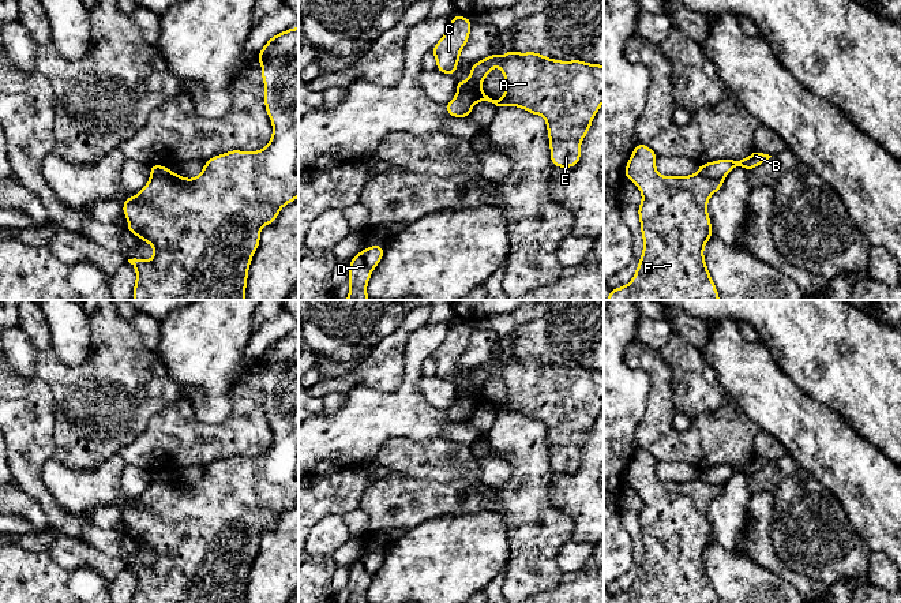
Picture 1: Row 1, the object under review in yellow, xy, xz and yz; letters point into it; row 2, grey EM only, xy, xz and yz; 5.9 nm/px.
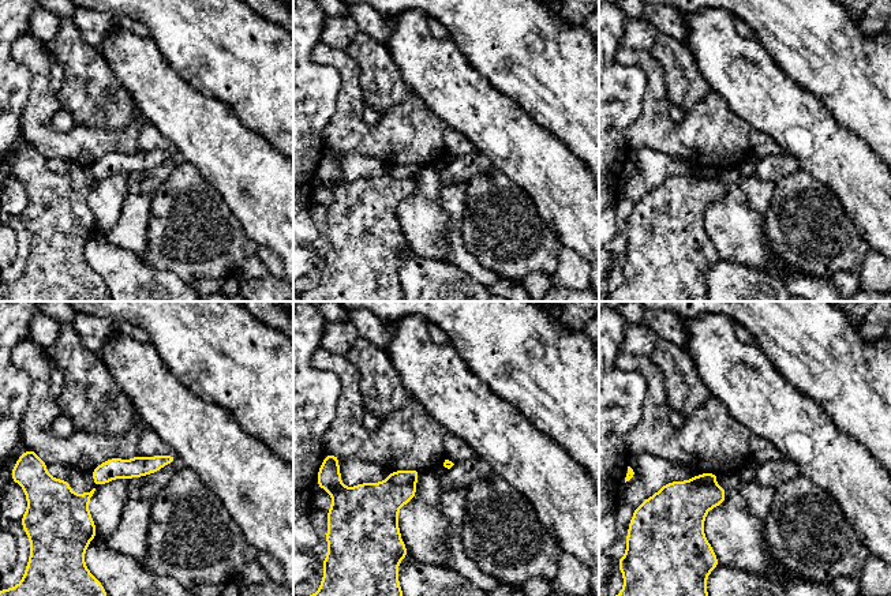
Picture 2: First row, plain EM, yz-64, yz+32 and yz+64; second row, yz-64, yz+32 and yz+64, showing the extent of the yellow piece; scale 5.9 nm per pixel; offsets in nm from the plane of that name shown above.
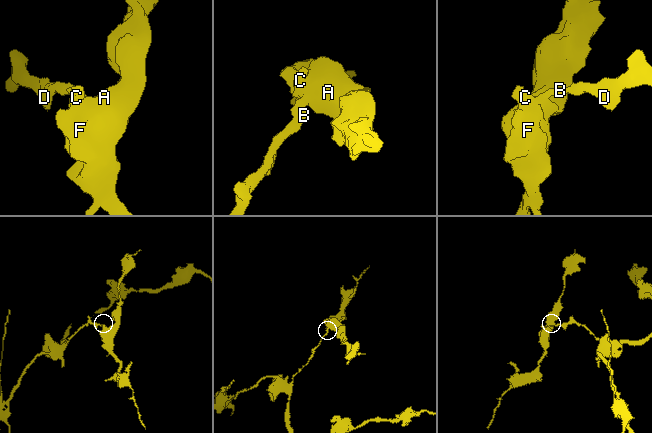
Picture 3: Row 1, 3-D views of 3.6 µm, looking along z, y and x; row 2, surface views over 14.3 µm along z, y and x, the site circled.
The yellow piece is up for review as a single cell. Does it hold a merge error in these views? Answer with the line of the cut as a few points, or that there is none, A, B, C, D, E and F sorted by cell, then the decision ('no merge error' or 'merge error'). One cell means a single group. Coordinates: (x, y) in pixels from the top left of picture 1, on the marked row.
cut in yz along (698, 171), (706, 176), (723, 179); A C E F / B D; merge error

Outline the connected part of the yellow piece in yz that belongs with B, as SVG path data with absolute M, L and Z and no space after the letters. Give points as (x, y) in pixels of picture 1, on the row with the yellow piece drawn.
M754 150L754 153L743 160L717 160L713 162L702 164L698 166L698 172L706 177L712 179L725 179L727 175L735 168L735 166L743 166L747 171L751 171L765 161L767 161L772 156L761 153L758 150Z

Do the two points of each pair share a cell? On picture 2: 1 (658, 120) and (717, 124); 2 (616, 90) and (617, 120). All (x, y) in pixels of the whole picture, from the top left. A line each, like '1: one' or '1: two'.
1: one
2: one

